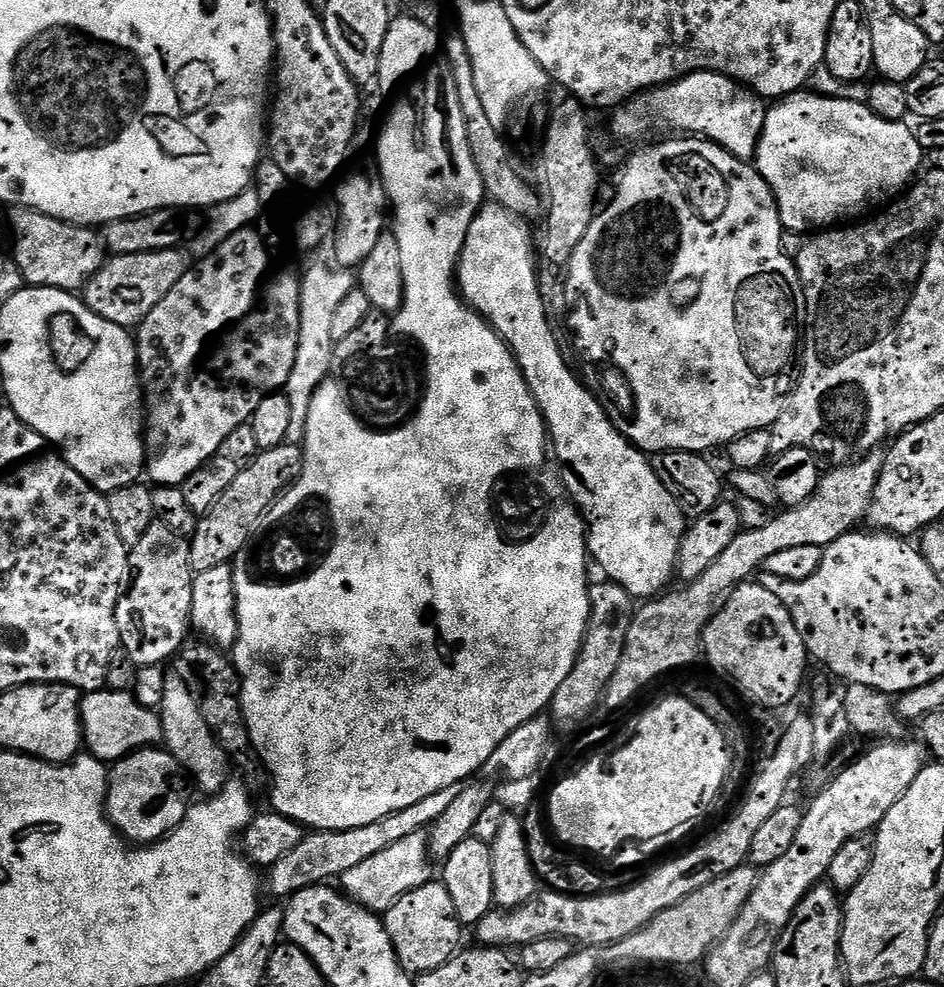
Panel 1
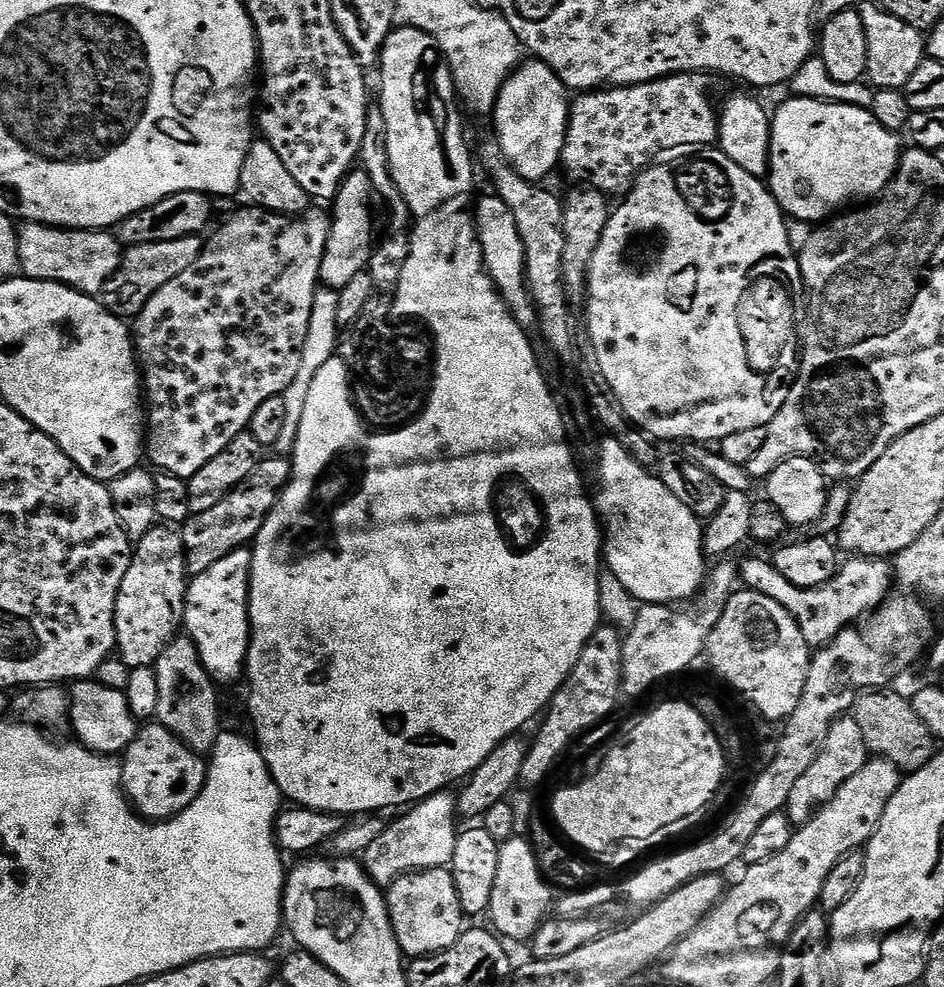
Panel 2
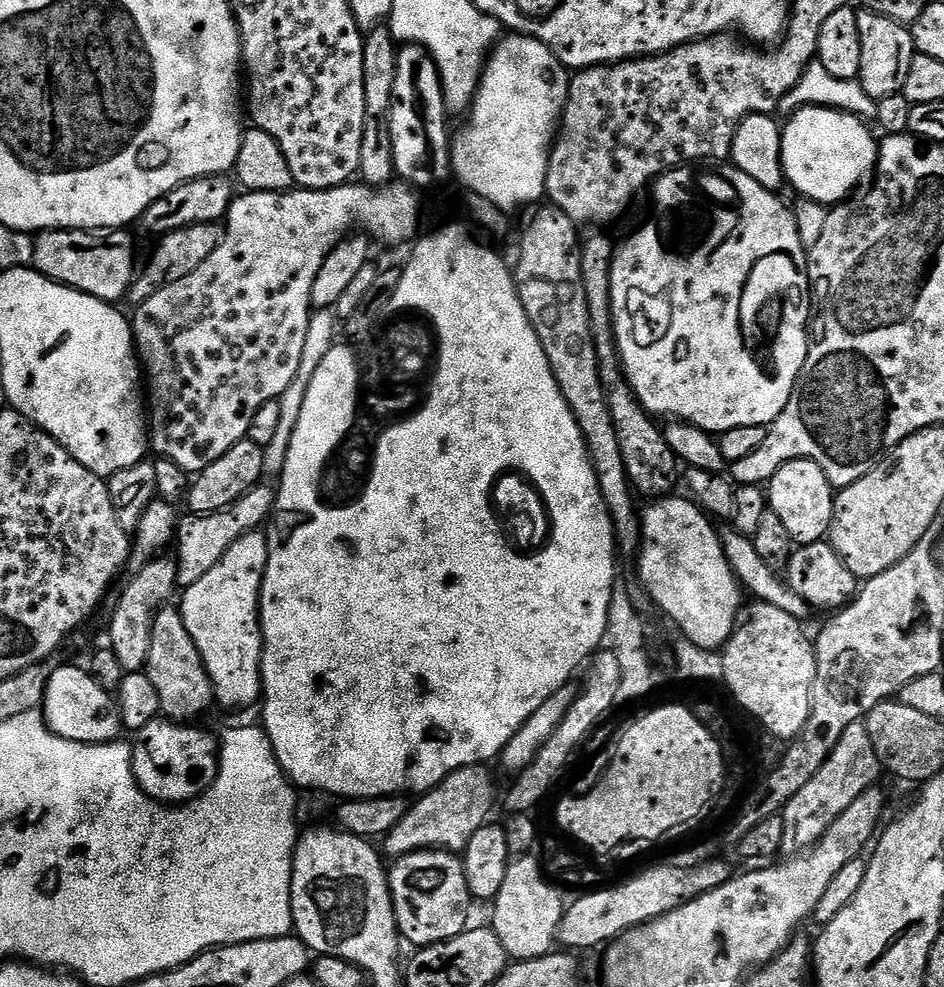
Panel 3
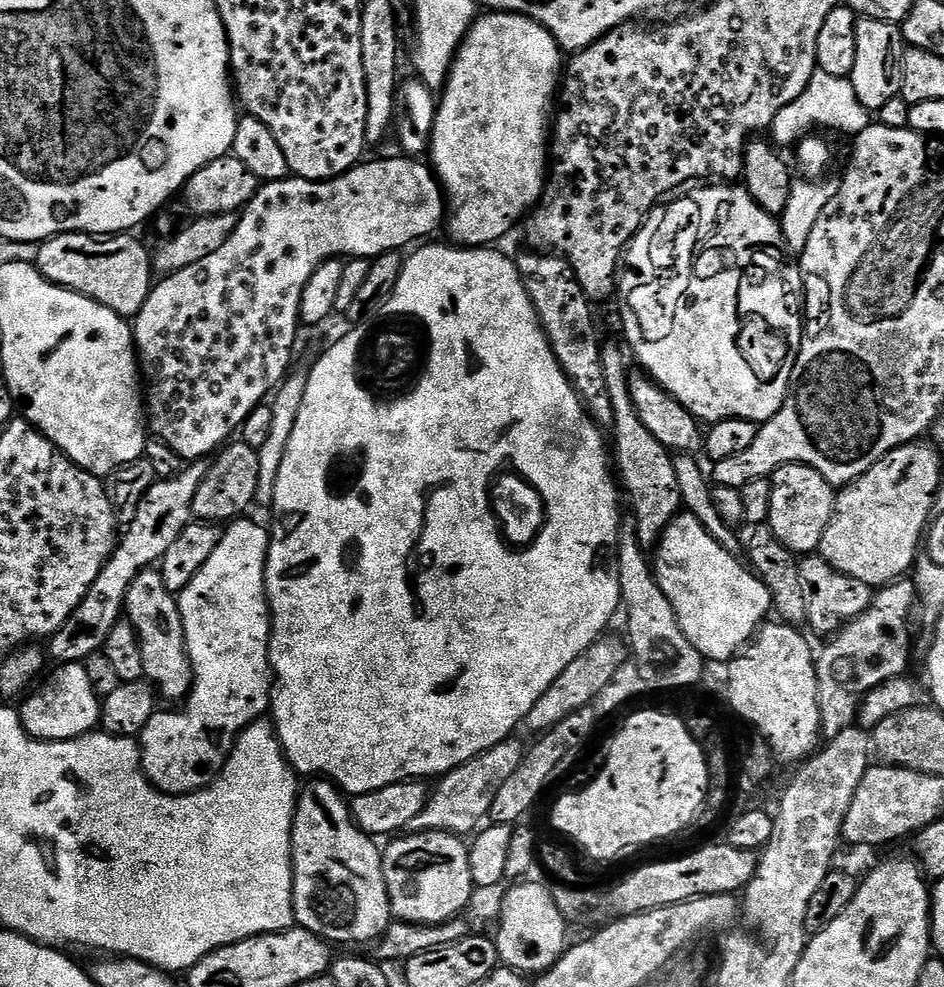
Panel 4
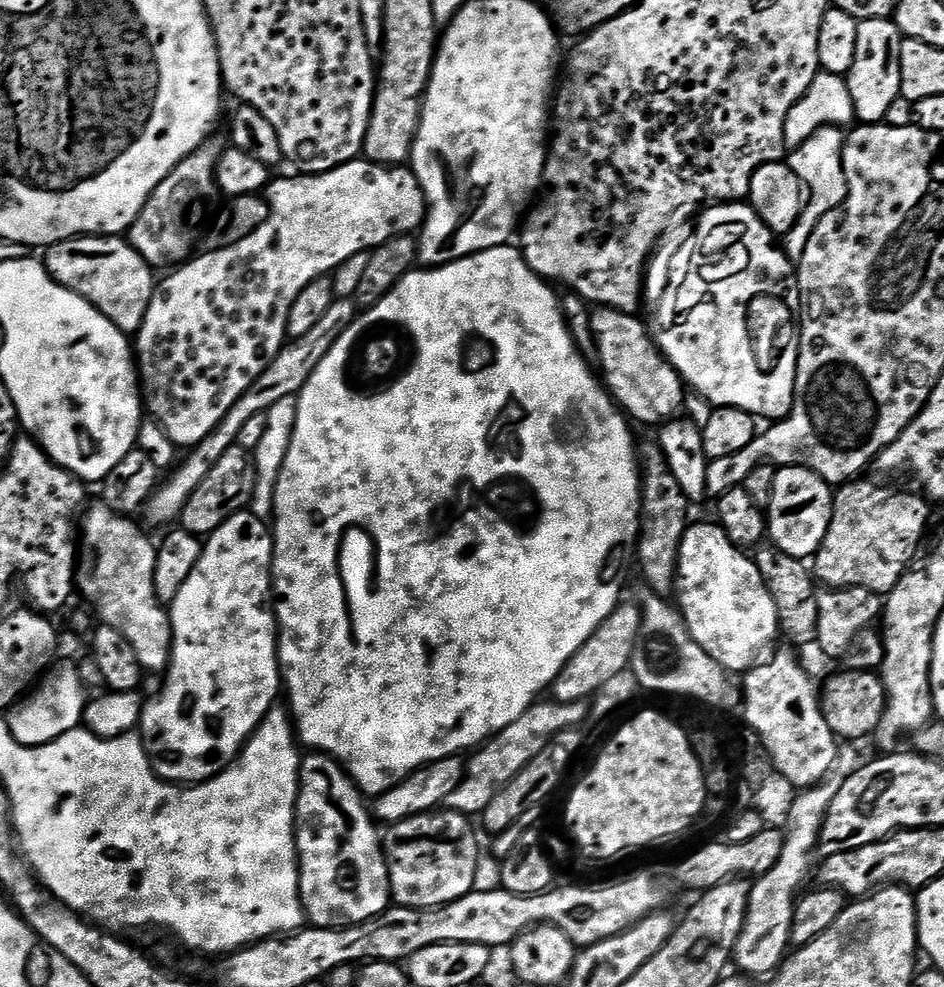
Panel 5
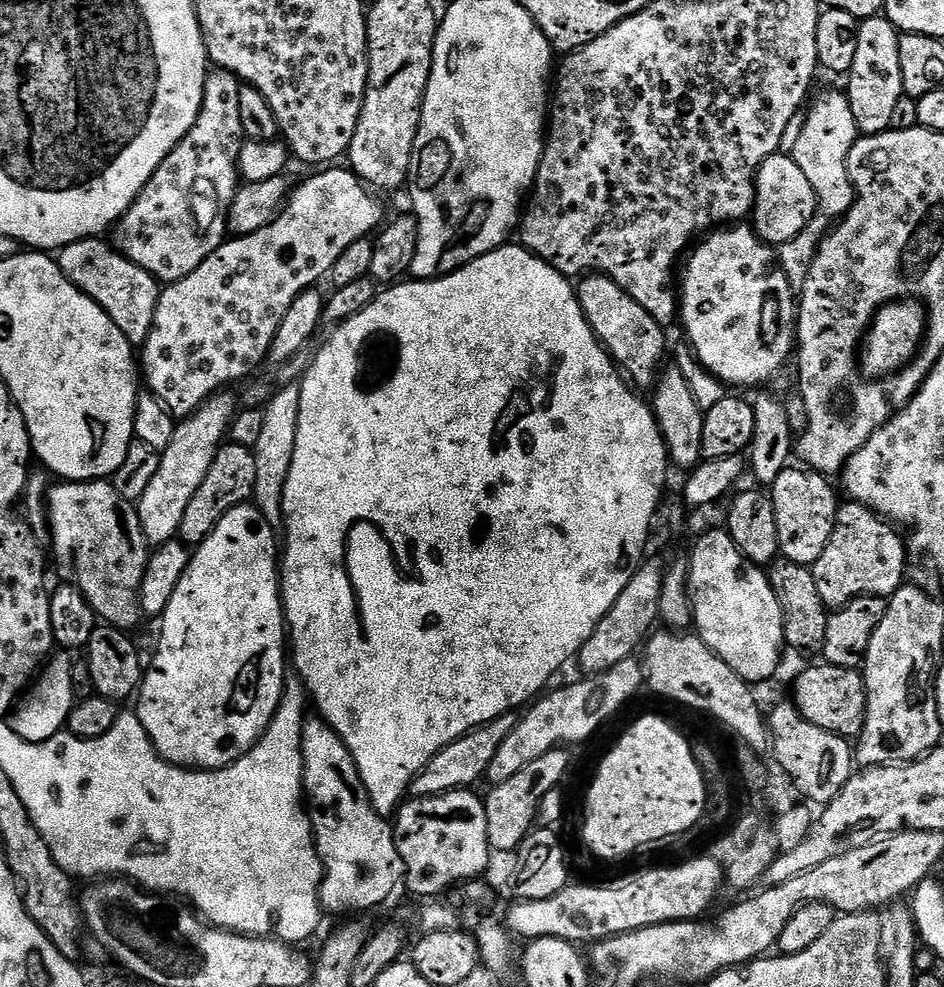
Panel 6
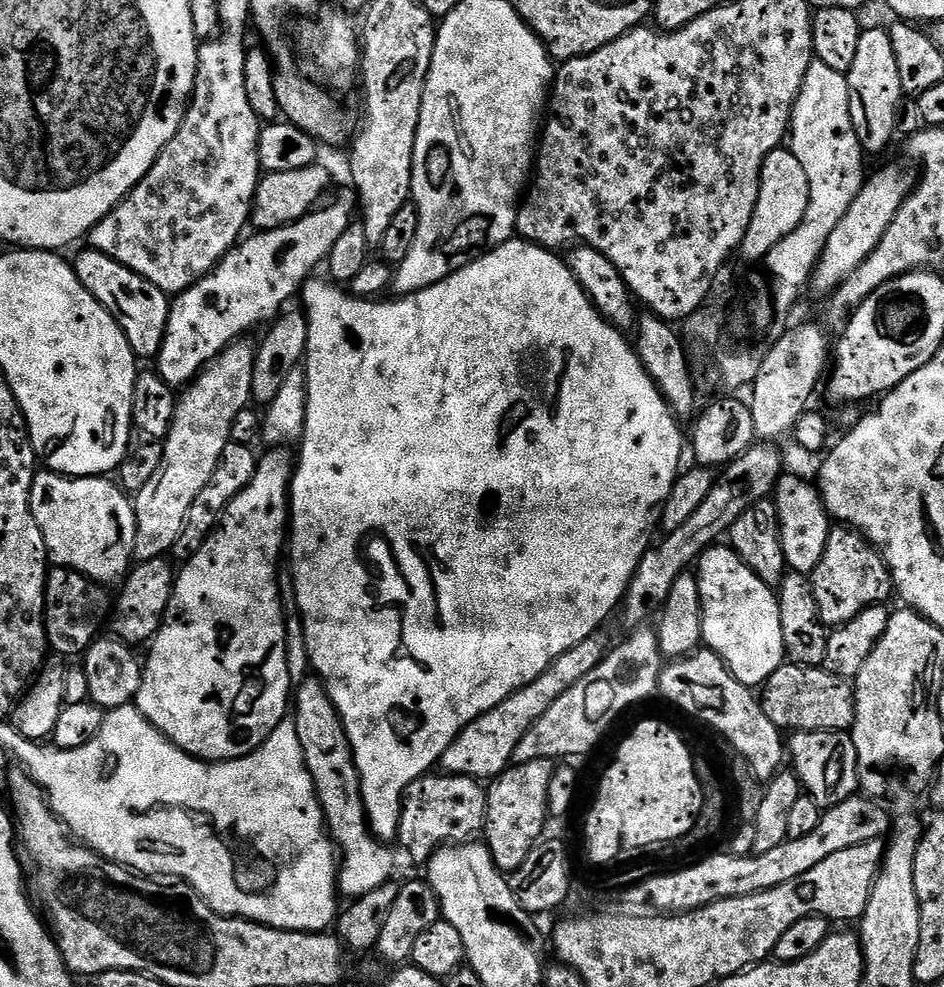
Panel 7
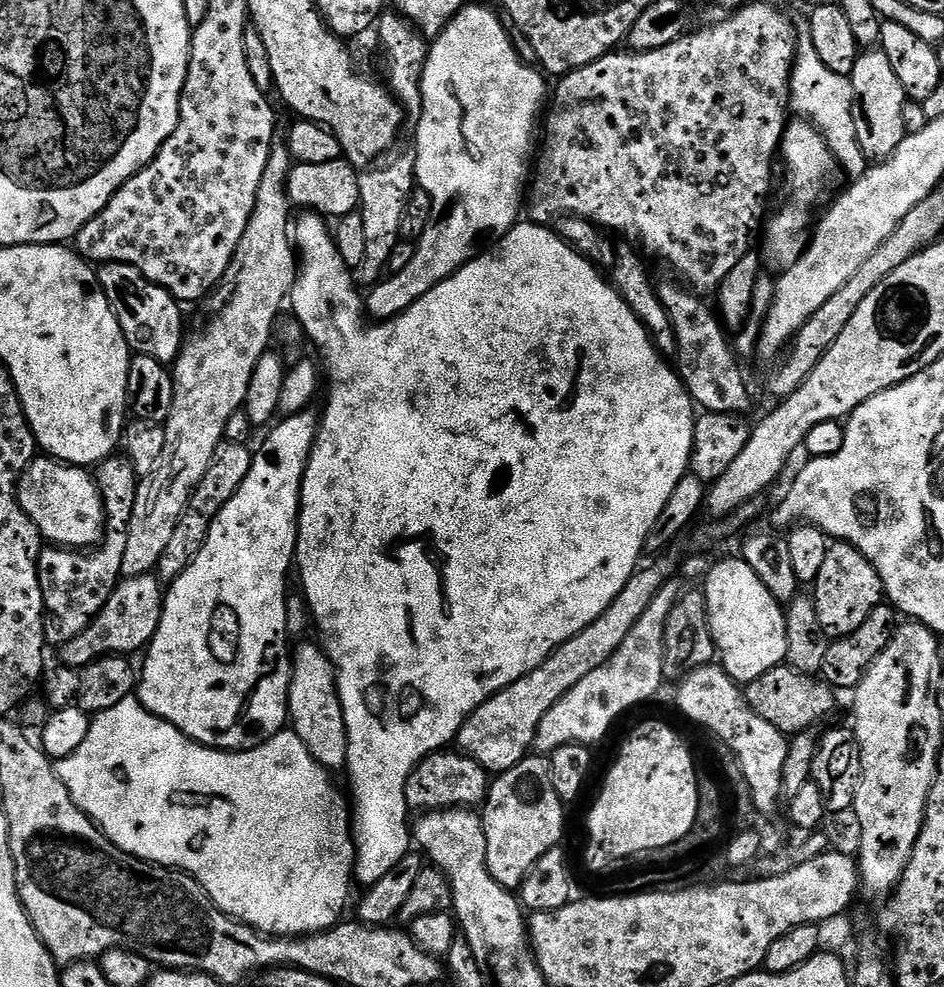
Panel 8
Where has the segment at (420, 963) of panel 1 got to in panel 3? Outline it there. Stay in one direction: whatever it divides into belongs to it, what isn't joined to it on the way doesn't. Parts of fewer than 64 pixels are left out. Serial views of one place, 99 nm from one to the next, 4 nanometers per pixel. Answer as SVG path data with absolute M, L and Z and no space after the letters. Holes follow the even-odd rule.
M443 850L411 852L399 857L388 872L388 889L392 891L392 905L396 928L401 937L415 946L444 944L461 936L469 927L468 903L474 897L468 890L464 862L459 855Z

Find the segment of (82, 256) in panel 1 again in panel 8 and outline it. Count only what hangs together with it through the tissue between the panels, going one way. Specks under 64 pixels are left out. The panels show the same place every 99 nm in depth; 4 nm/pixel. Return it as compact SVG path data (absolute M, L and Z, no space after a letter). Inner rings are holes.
M129 264L99 265L98 275L108 305L118 318L118 326L122 326L129 349L137 356L149 356L163 364L175 365L186 343L184 316L180 313L178 301L165 288L147 280Z

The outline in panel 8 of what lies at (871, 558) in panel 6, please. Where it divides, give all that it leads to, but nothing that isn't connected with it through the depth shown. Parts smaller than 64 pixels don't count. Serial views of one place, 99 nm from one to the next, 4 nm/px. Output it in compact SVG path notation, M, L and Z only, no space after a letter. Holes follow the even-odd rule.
M847 542L829 543L826 558L822 561L822 570L818 570L816 583L811 585L810 599L816 604L818 622L822 622L822 630L829 641L842 638L846 634L854 634L862 622L870 615L874 606L885 603L882 578L878 578L878 570L863 554Z

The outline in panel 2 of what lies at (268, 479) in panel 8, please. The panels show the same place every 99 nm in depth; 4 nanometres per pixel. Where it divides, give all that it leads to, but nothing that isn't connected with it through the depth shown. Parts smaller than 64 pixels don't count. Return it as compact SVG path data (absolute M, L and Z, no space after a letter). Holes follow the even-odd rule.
M245 546L226 554L206 574L191 577L184 603L184 623L188 639L196 644L202 666L217 685L232 684L243 677L252 641L248 620L248 587L252 581L252 549ZM148 722L137 731L130 746L124 749L120 773L124 779L124 794L133 809L145 820L155 822L176 816L182 810L186 810L186 806L190 806L194 798L198 798L208 777L208 764L201 753L187 748L170 730L166 730L158 722Z

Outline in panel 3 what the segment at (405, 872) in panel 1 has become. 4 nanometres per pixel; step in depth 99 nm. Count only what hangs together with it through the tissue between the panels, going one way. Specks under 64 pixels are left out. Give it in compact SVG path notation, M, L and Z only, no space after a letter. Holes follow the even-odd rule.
M473 766L471 768L459 768L443 780L436 788L431 788L429 792L423 793L419 797L417 804L413 803L408 809L408 813L390 830L387 836L383 837L382 852L385 857L399 858L410 854L411 852L422 852L425 850L443 850L453 854L463 853L464 847L478 834L478 830L489 823L492 812L492 803L497 803L498 792L496 796L496 780L487 772L487 767Z

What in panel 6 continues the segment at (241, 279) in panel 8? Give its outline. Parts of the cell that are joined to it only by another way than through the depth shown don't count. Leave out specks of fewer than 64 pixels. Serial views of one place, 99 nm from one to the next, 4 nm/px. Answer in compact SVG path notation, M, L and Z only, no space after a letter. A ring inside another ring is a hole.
M228 390L216 393L194 415L183 417L176 425L170 446L160 453L158 474L154 474L150 486L146 486L146 494L142 494L136 504L136 513L149 545L168 544L179 537L186 506L190 506L190 498L194 498L198 486L202 486L202 478L206 478L214 454L218 454L221 444L225 443L232 421L236 419L238 405L230 393Z

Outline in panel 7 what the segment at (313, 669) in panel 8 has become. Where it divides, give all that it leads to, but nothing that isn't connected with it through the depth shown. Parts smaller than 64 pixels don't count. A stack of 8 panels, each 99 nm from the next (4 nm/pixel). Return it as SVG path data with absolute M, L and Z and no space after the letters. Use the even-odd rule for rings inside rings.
M309 678L294 692L294 719L296 737L302 742L306 766L316 787L316 797L324 811L324 823L332 837L339 856L338 888L348 898L365 896L370 890L393 879L392 867L396 860L387 843L376 839L368 827L364 800L360 797L360 772L352 758L352 743L344 729L342 718L319 679Z

